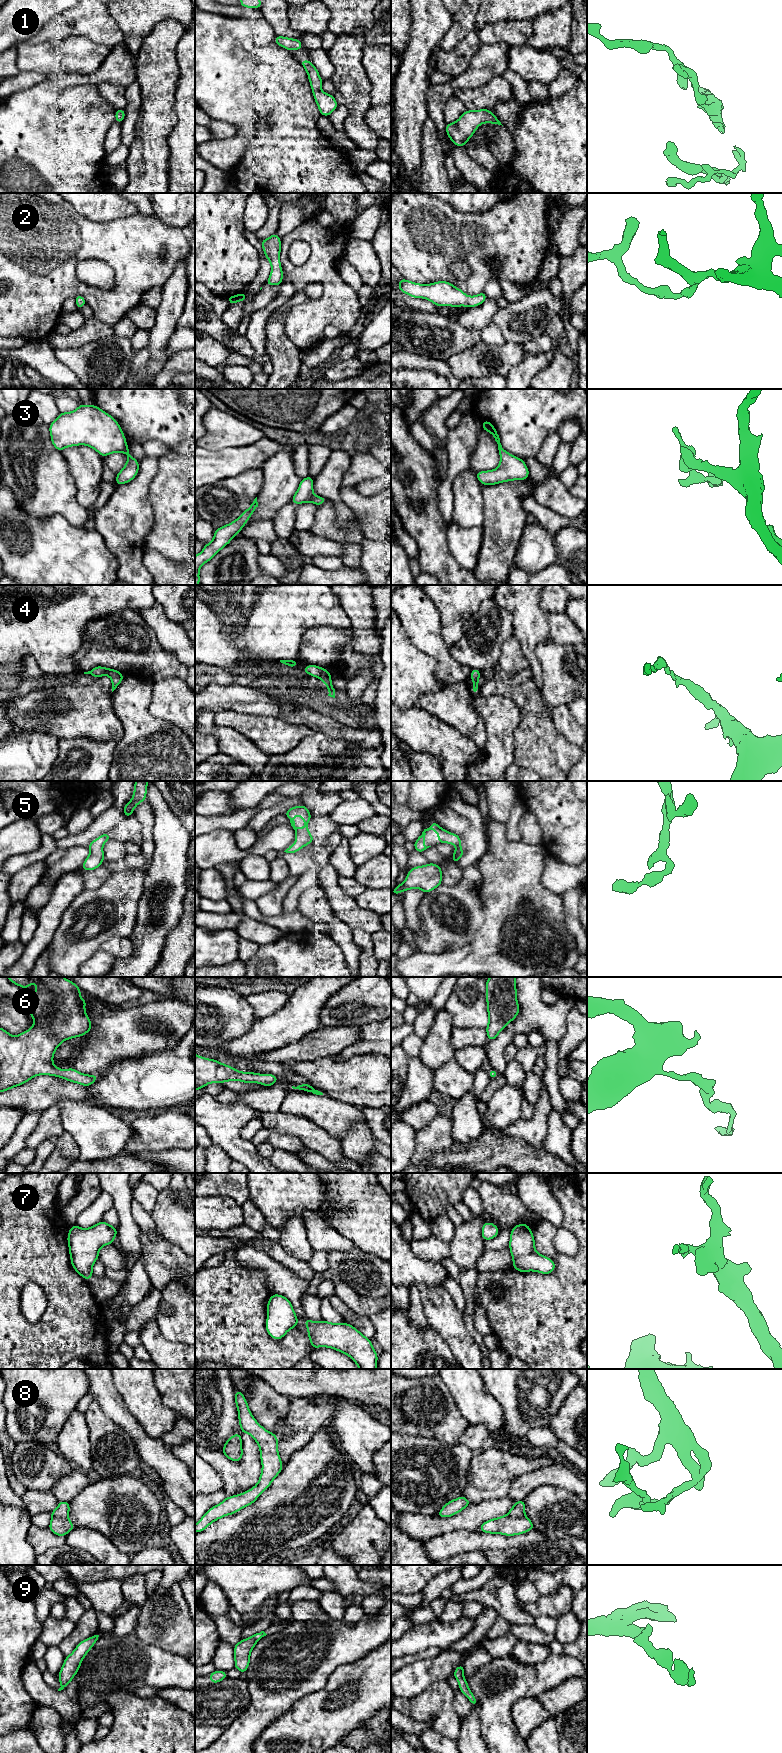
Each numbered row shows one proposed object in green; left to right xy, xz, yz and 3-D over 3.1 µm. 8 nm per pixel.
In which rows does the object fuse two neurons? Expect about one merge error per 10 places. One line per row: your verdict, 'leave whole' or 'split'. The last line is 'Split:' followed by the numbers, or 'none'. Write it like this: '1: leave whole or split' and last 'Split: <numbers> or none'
1: leave whole
2: leave whole
3: leave whole
4: leave whole
5: leave whole
6: leave whole
7: leave whole
8: leave whole
9: leave whole
Split: none

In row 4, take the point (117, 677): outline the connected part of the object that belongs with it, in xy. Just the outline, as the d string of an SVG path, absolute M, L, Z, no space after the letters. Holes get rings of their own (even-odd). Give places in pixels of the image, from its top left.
M102 666L94 667L90 671L84 672L84 674L90 674L93 677L97 677L97 678L104 676L104 675L109 676L112 681L112 692L123 681L123 673L121 673L120 671L116 671L114 669L105 668Z

